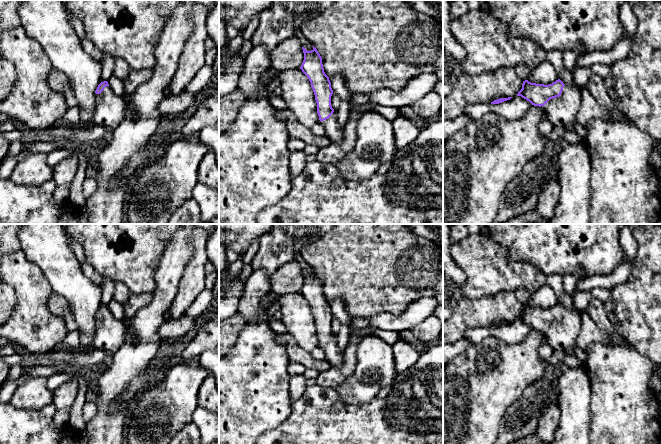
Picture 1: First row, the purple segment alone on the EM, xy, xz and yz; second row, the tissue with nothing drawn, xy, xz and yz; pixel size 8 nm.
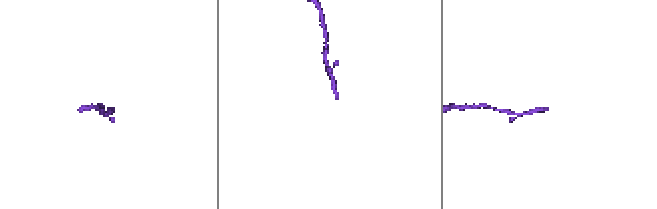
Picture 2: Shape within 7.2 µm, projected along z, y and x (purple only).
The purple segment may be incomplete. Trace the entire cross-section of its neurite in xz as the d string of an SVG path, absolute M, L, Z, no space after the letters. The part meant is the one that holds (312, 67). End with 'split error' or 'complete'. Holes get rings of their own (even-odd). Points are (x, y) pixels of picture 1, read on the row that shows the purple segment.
M314 46L311 51L307 51L304 47L302 49L304 60L300 69L311 83L317 103L319 122L325 129L325 136L331 142L339 144L342 142L344 127L338 123L336 110L331 106L333 90L329 77L324 72L322 57Z | split error

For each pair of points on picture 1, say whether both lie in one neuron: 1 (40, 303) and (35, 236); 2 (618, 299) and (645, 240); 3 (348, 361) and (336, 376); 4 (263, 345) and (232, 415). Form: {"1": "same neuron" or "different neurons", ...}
{"1": "different neurons", "2": "same neuron", "3": "same neuron", "4": "same neuron"}

